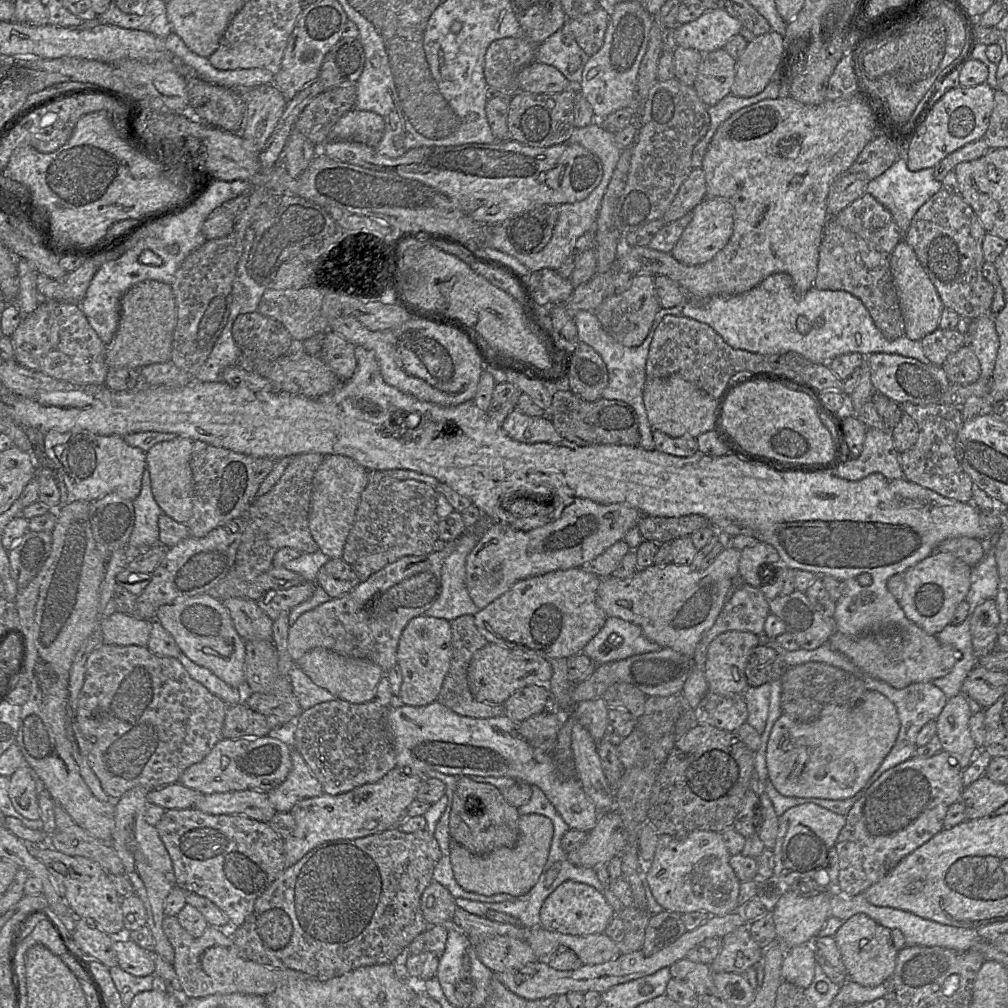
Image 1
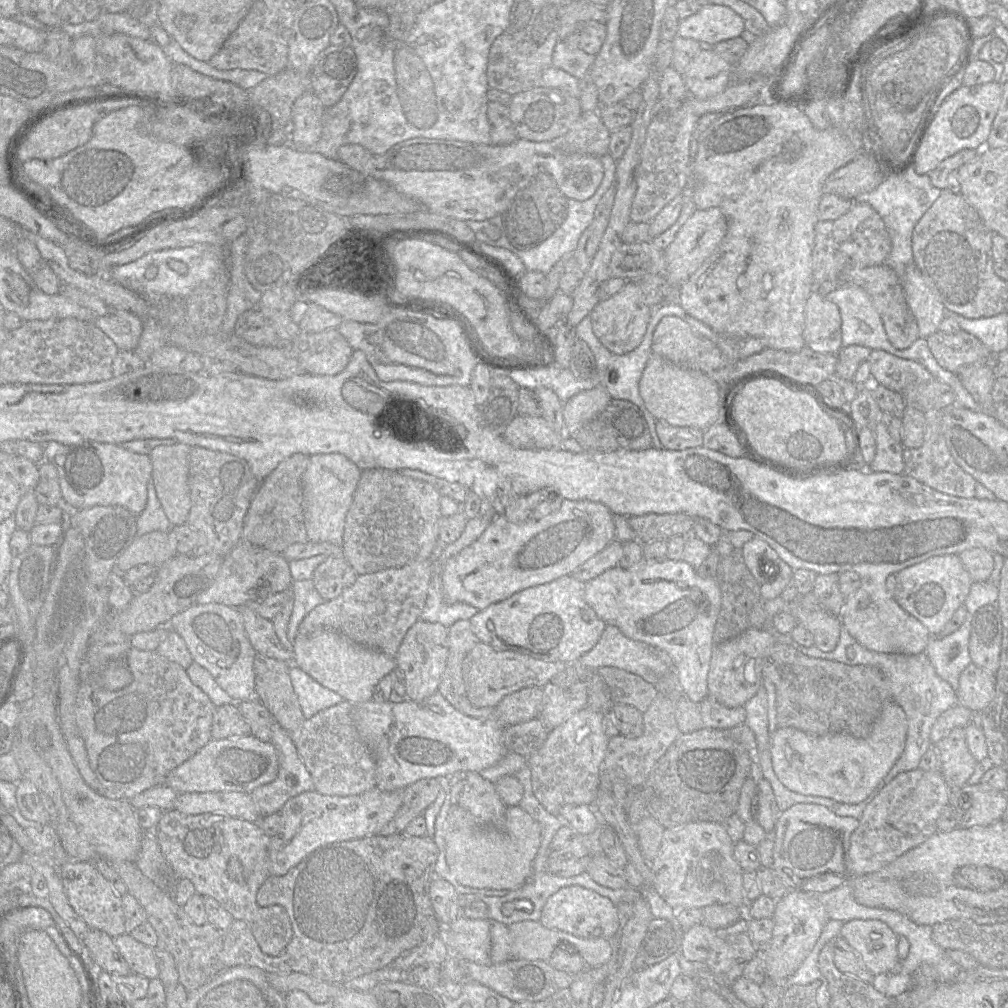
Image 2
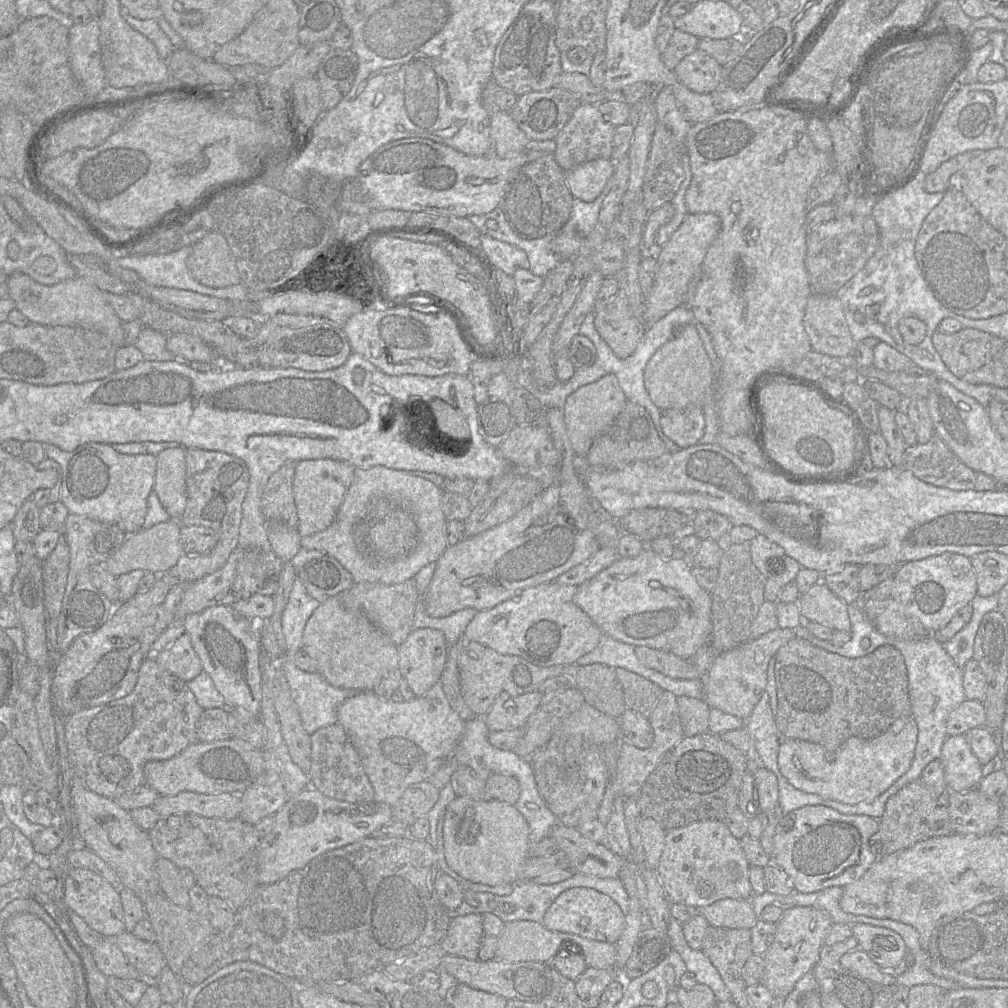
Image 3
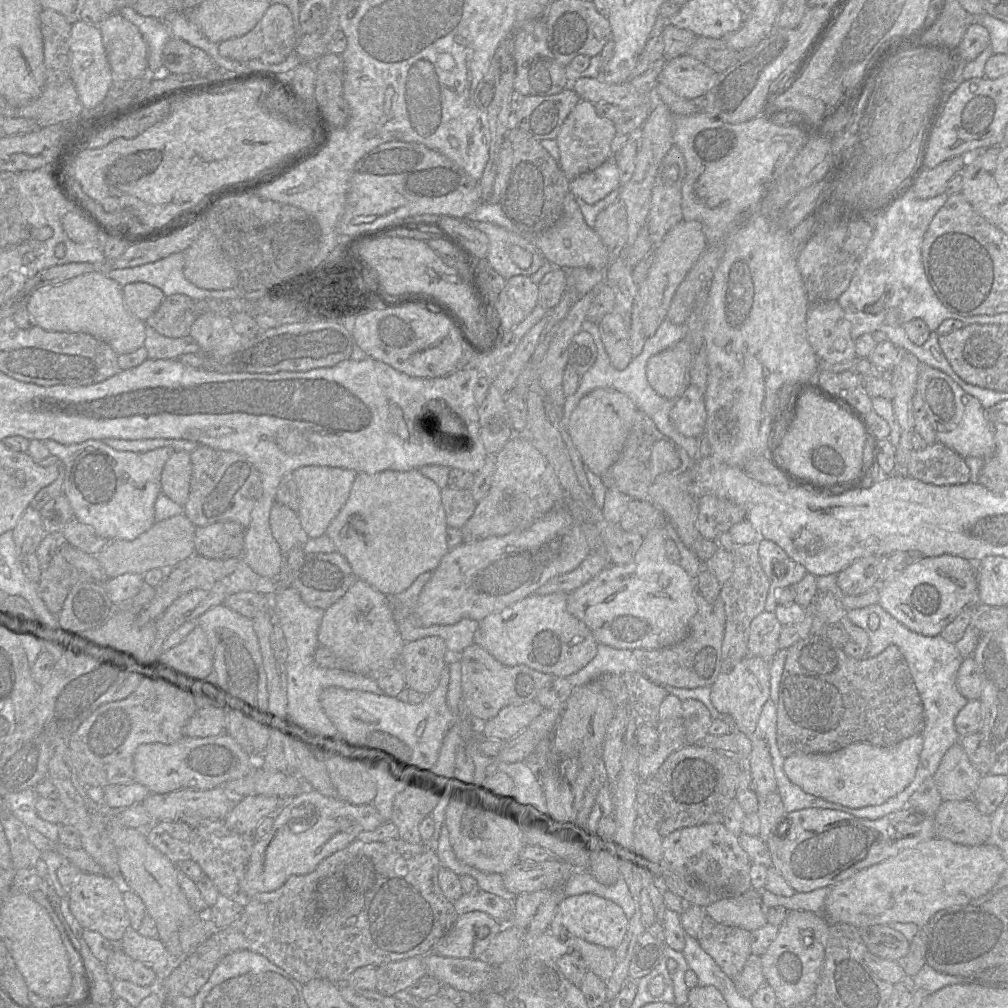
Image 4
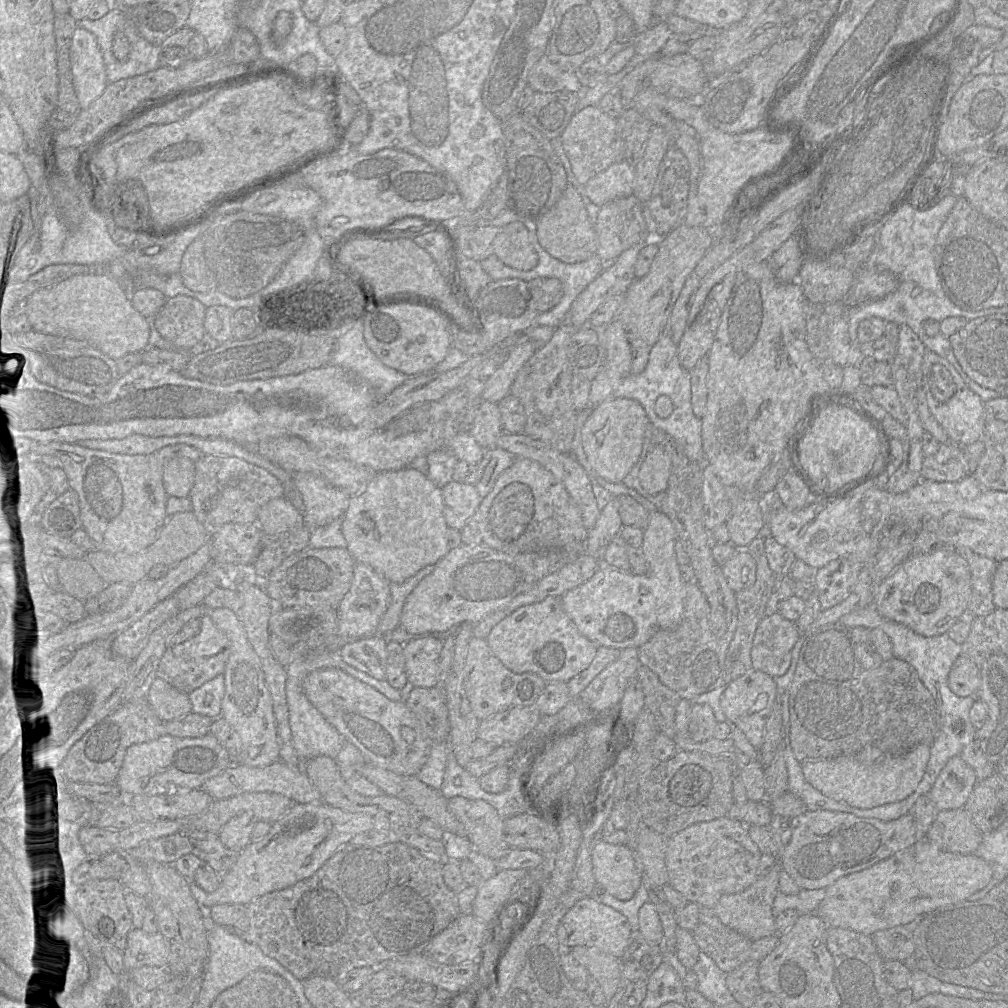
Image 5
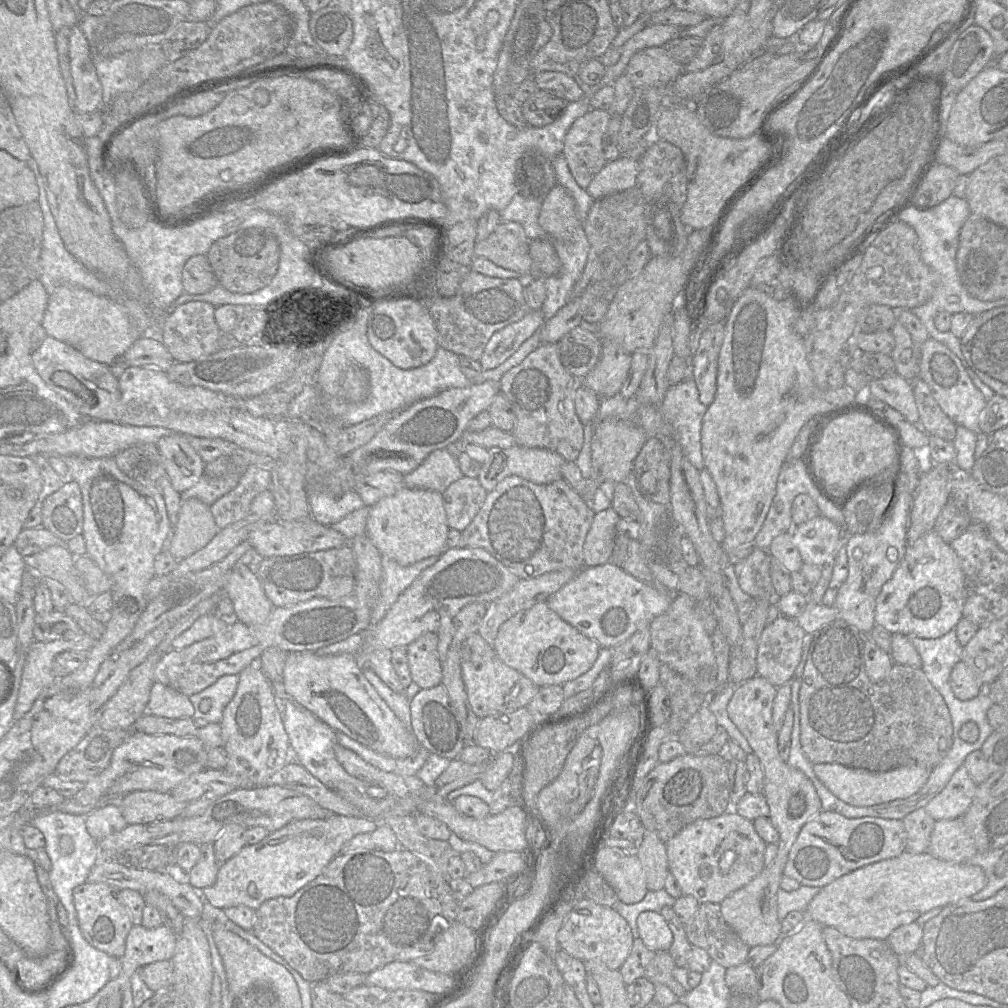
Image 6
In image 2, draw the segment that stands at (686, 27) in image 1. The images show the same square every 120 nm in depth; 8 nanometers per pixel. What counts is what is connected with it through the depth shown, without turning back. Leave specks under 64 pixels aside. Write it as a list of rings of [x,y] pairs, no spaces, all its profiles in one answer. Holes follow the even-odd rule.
[[[724,5],[701,6],[700,10],[679,21],[677,35],[692,38],[703,46],[738,37],[745,30],[743,18]]]

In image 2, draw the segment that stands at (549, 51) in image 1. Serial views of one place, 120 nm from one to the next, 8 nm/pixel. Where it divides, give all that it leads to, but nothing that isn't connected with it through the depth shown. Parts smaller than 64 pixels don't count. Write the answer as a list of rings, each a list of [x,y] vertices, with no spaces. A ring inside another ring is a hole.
[[[558,39],[552,55],[552,66],[580,80],[590,70],[595,57],[596,55],[588,54],[580,48],[570,50],[563,41]]]

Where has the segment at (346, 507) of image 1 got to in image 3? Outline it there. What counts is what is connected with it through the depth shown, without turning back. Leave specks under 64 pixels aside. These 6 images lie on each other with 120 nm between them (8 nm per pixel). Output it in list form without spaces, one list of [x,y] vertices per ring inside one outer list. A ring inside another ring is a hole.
[[[334,459],[299,461],[293,479],[293,493],[298,512],[298,532],[311,536],[327,529],[335,520],[337,511],[352,483],[355,467]]]

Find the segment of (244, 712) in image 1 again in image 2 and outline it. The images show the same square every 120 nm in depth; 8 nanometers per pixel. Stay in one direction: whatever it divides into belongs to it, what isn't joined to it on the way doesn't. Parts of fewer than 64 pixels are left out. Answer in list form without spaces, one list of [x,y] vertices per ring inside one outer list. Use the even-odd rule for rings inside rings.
[[[238,704],[216,707],[211,726],[213,739],[242,737],[250,734],[250,725],[242,716]]]

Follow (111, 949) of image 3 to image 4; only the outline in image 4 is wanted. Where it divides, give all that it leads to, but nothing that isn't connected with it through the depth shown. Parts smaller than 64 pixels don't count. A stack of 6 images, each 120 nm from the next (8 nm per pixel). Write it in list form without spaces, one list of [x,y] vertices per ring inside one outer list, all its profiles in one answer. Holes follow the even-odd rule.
[[[120,948],[112,951],[104,965],[111,978],[129,981],[138,986],[150,986],[159,979],[151,967],[133,960]]]

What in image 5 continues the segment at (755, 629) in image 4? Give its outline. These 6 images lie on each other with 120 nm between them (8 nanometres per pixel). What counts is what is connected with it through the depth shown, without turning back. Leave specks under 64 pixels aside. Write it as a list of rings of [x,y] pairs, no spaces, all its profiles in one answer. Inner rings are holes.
[[[779,612],[765,616],[753,639],[753,668],[773,678],[784,675],[790,667],[792,650],[800,636],[796,622],[785,619]]]

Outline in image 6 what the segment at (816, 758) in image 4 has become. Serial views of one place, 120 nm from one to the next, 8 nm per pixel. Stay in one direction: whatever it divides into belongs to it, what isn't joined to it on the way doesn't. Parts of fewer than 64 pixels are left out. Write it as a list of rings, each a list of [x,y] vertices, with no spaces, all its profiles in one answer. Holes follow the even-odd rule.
[[[816,763],[813,771],[817,778],[840,800],[853,806],[872,806],[896,799],[908,798],[927,782],[933,768],[903,766],[885,772],[847,767],[838,763]]]

